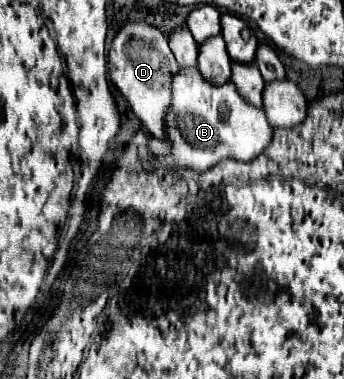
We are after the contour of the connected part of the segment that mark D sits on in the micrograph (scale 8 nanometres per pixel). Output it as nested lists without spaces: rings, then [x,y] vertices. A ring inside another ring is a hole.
[[[141,20],[125,22],[121,26],[109,50],[111,82],[115,84],[119,94],[129,102],[135,116],[159,140],[165,140],[163,118],[171,102],[171,80],[177,72],[179,66],[167,44],[167,36],[163,36],[155,26],[149,26]]]

